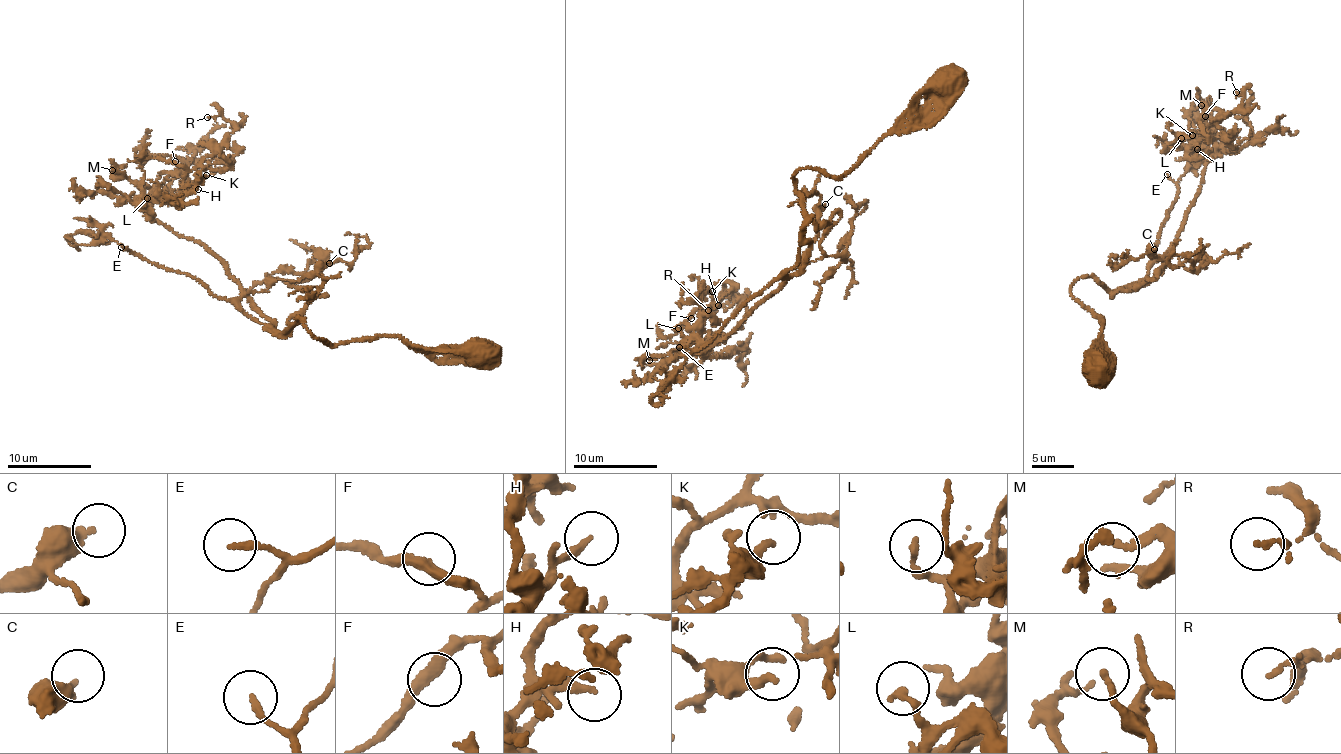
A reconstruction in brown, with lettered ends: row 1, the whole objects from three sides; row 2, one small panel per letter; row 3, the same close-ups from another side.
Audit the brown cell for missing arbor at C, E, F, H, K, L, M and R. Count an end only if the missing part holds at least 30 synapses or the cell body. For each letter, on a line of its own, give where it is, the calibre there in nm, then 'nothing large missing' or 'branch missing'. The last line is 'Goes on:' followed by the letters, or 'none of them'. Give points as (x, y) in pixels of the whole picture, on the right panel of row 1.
C: place (1154, 249); calibre 360 nm; nothing large missing
E: place (1167, 174); calibre 180 nm; branch missing
F: place (1205, 116); calibre 300 nm; nothing large missing
H: place (1197, 149); calibre 200 nm; nothing large missing
K: place (1192, 135); calibre 160 nm; nothing large missing
L: place (1181, 138); calibre 180 nm; nothing large missing
M: place (1201, 105); calibre 200 nm; nothing large missing
R: place (1236, 92); calibre 100 nm; nothing large missing
Goes on: E

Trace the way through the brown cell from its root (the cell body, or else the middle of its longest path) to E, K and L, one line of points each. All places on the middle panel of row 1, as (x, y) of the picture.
E: (790, 269), (744, 303), (715, 337), (697, 348), (679, 347)
K: (790, 269), (780, 289), (704, 354), (708, 333), (699, 304), (702, 291), (712, 291)
L: (790, 269), (785, 273), (787, 278), (780, 289), (756, 306), (733, 332), (707, 348), (677, 331), (678, 328)

